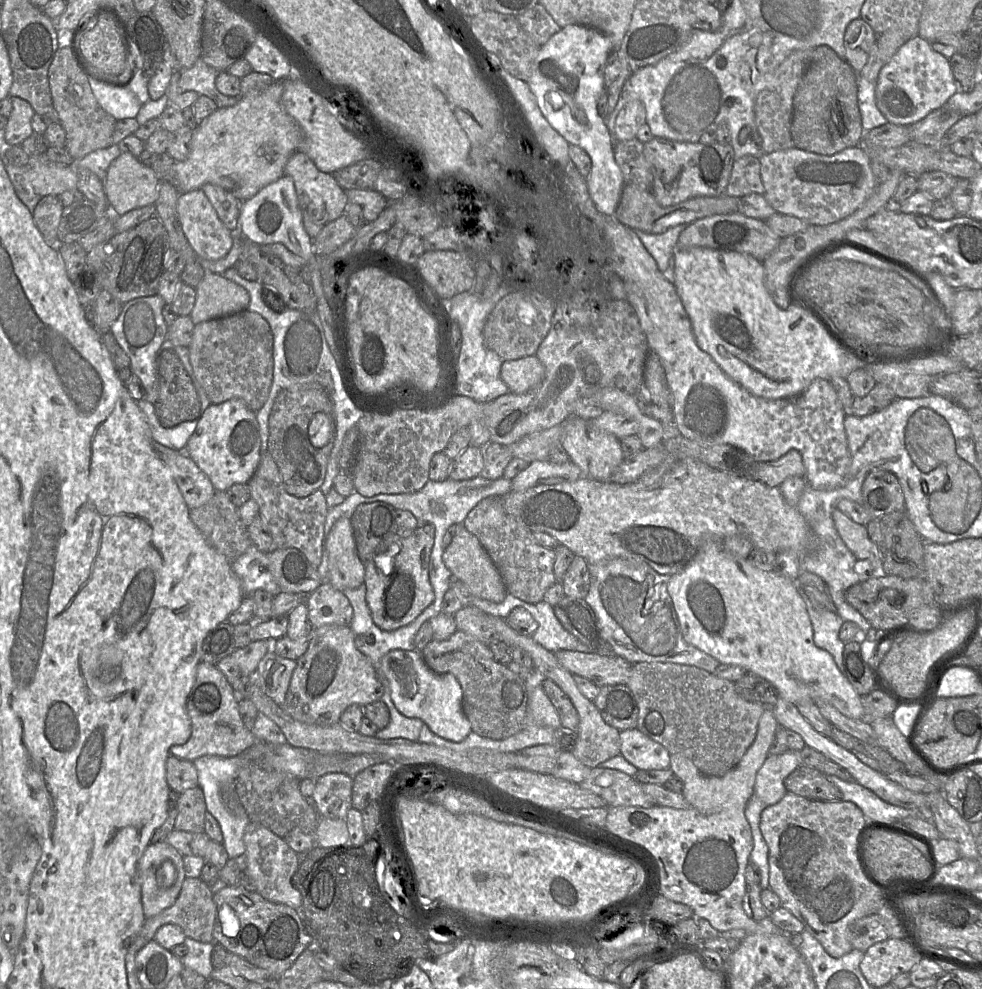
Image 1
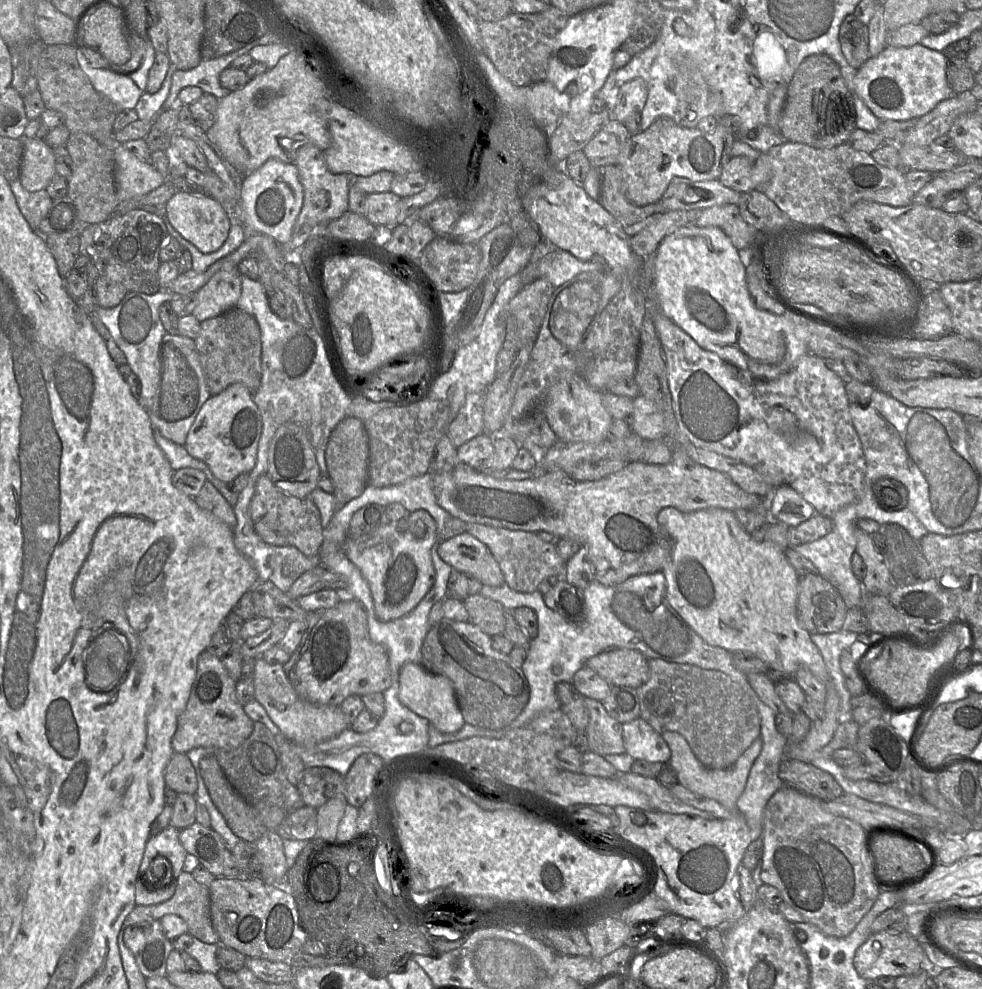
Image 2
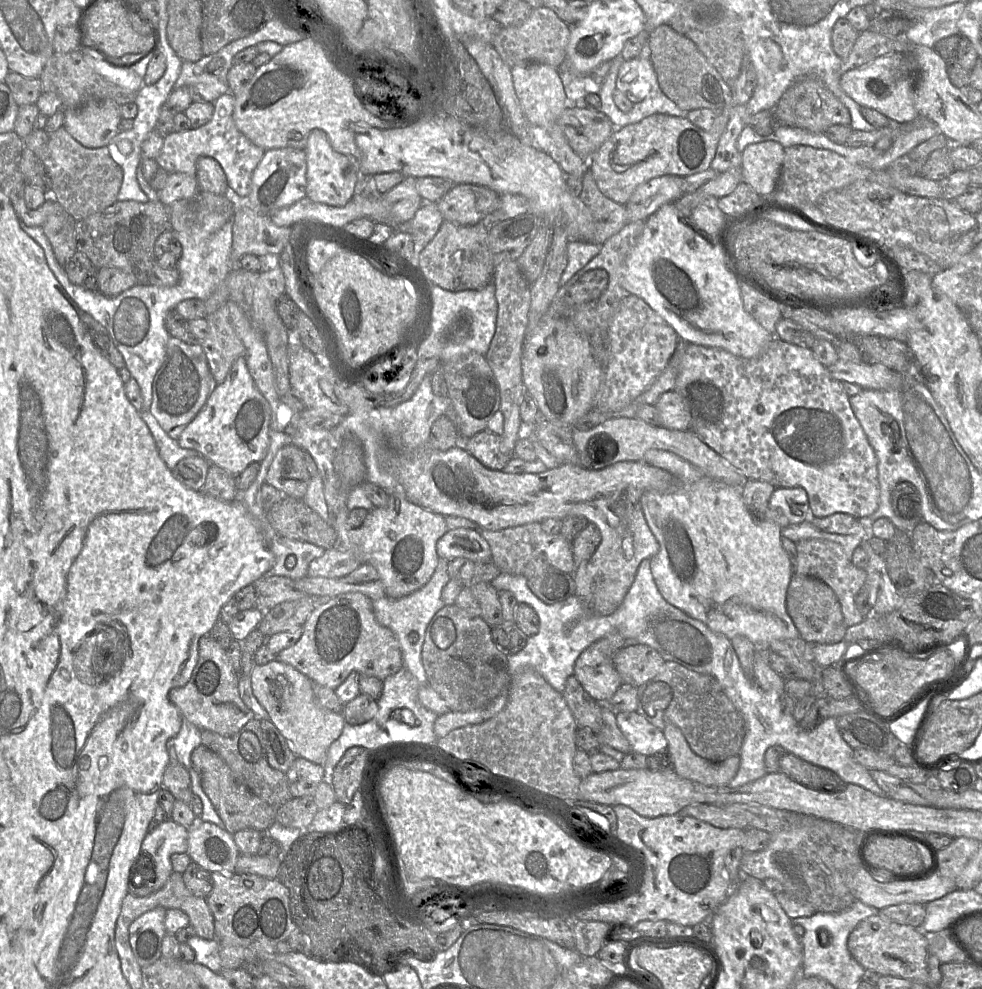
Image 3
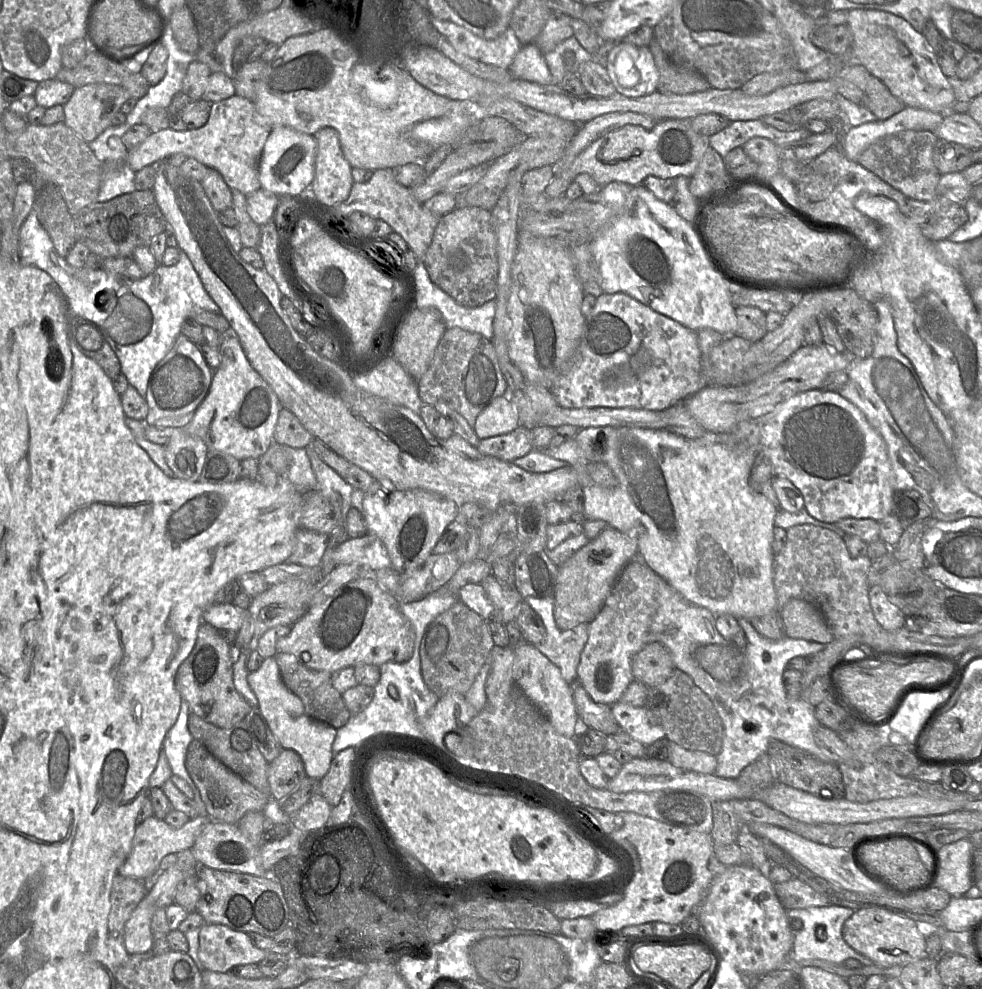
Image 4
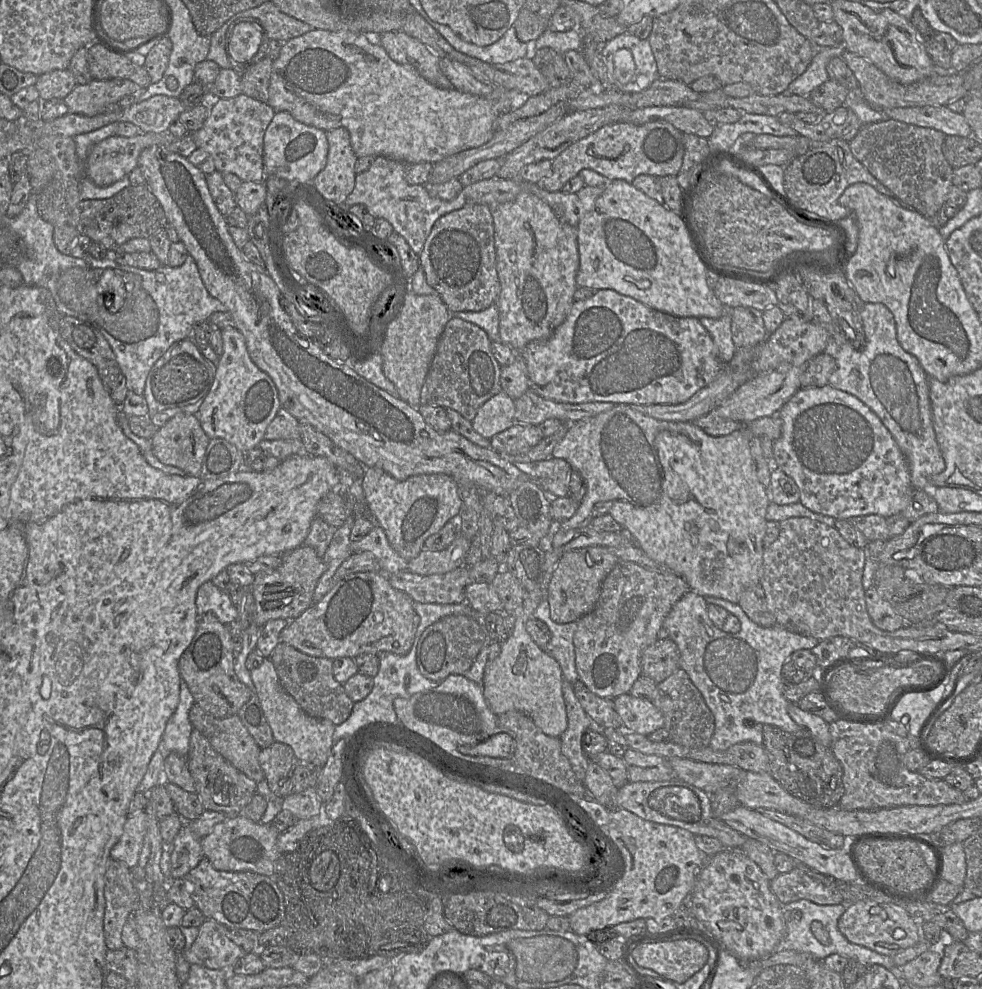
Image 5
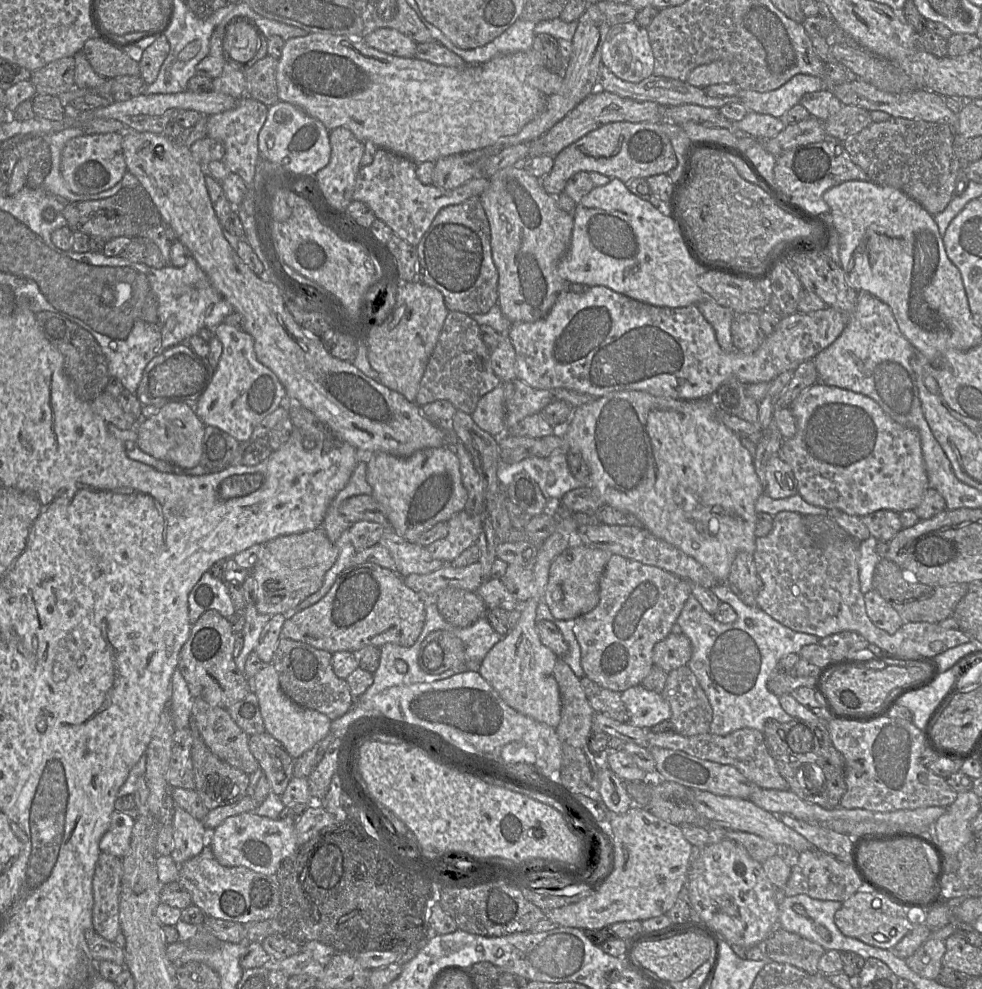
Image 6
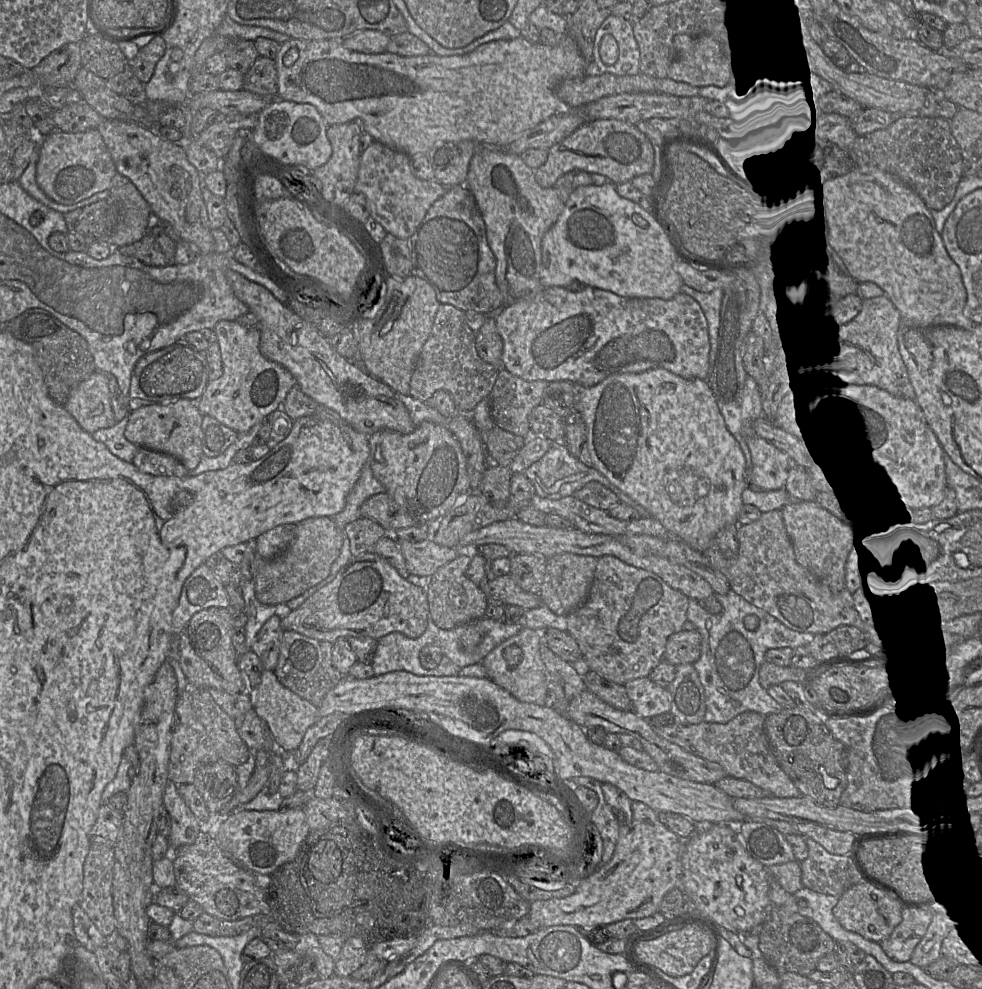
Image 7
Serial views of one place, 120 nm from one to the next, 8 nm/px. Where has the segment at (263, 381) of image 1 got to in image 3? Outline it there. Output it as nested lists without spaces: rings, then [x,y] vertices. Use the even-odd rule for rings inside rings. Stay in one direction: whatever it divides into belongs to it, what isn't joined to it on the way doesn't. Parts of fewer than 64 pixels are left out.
[[[225,303],[215,312],[207,315],[206,320],[209,332],[197,343],[203,348],[216,384],[221,384],[235,360],[245,357],[246,349],[230,324]]]

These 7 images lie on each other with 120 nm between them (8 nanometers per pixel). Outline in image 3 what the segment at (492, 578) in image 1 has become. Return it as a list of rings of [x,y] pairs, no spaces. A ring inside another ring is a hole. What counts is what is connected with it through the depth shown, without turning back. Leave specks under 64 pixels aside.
[[[476,529],[448,530],[437,542],[436,551],[439,558],[447,561],[455,558],[466,558],[476,563],[492,561],[490,546]]]

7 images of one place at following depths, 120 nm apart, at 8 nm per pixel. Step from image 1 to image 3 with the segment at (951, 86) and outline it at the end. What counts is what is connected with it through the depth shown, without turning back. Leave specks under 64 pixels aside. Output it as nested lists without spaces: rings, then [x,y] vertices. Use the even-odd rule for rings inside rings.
[[[904,53],[879,56],[864,65],[846,71],[840,77],[840,86],[845,94],[860,106],[881,112],[894,124],[911,124],[919,118],[914,106],[915,83],[915,68]]]

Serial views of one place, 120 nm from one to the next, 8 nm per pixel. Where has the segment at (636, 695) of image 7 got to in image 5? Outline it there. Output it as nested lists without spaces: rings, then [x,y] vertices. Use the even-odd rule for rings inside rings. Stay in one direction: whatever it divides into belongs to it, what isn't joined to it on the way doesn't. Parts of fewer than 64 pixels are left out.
[[[625,693],[615,697],[613,702],[626,732],[648,736],[665,725],[665,718],[661,710],[648,698]]]

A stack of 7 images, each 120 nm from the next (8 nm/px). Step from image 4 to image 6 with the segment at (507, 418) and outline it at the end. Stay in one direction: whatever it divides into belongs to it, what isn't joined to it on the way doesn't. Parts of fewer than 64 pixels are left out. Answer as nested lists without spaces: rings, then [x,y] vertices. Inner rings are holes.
[[[503,386],[483,395],[471,416],[482,430],[496,438],[501,437],[506,432]]]

